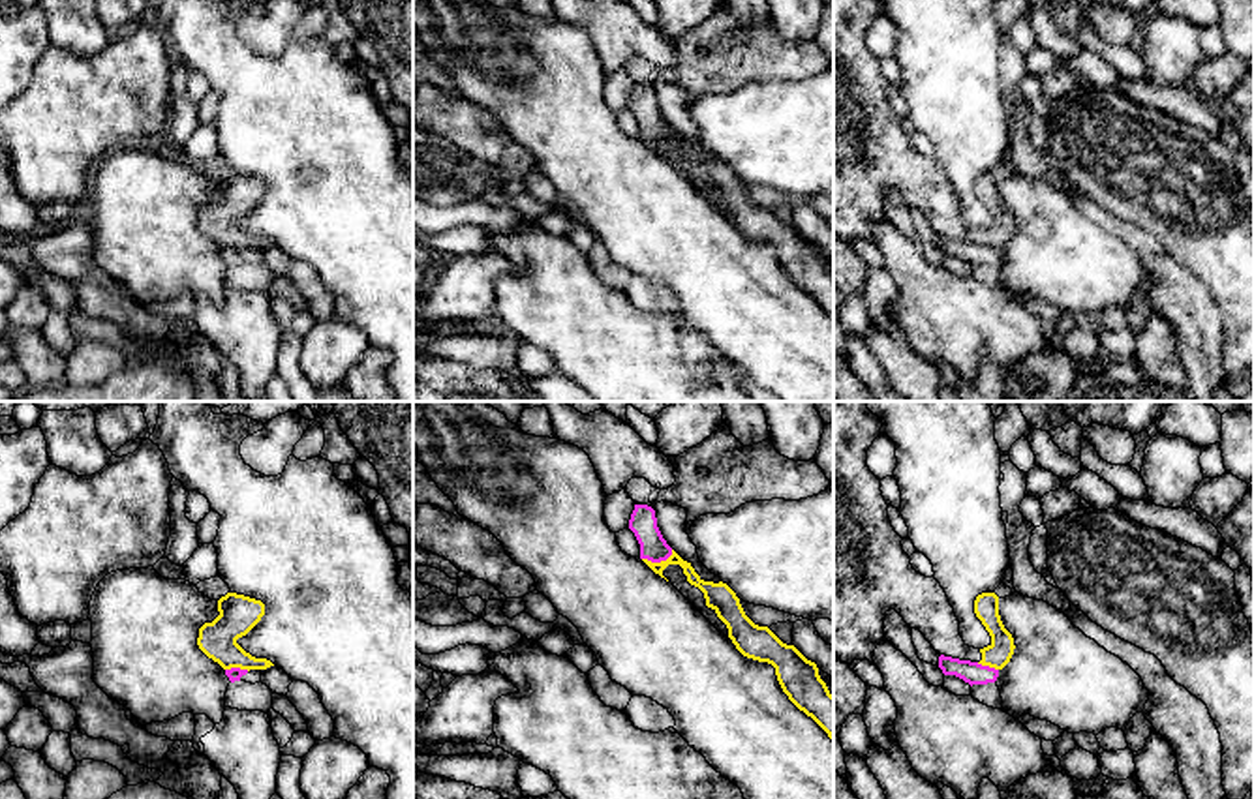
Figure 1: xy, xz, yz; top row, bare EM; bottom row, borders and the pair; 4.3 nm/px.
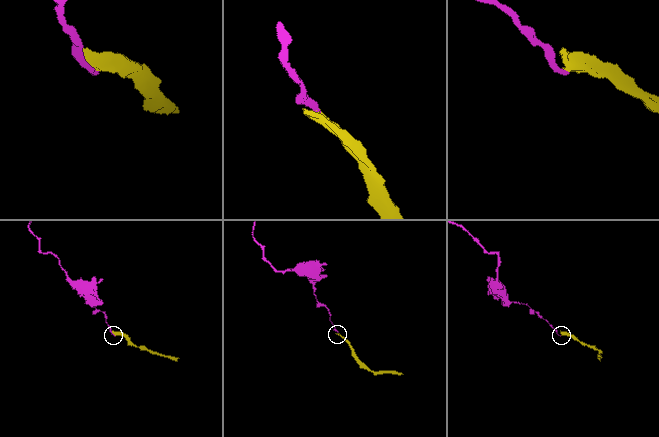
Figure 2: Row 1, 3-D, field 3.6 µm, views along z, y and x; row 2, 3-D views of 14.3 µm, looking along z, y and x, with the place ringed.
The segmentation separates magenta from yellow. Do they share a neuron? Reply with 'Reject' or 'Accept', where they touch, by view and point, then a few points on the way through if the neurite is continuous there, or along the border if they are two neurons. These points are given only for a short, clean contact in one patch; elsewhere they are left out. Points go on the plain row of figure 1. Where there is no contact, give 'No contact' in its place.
Reject. Touches magenta at xz (657, 141). Boundary: xz (672, 130), (659, 141), (642, 139)

